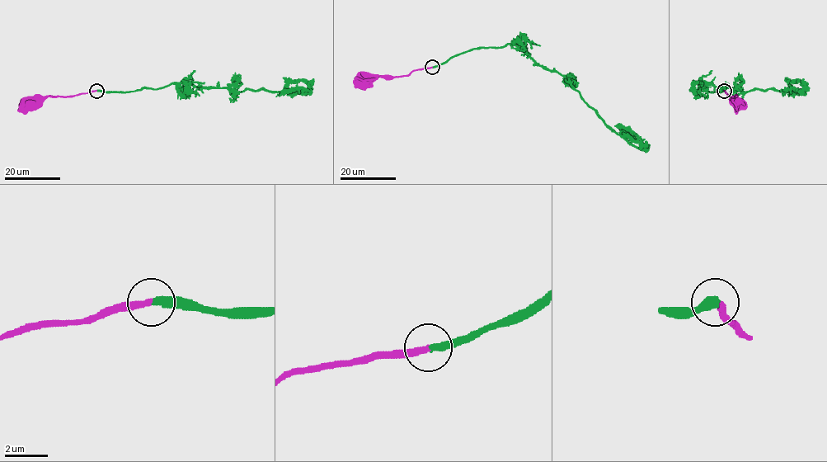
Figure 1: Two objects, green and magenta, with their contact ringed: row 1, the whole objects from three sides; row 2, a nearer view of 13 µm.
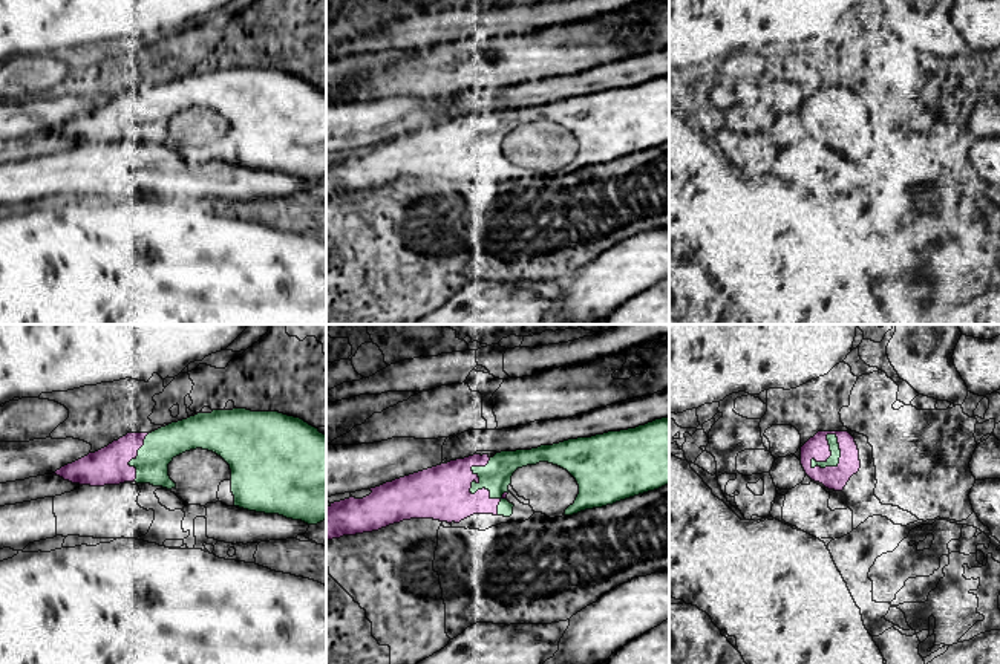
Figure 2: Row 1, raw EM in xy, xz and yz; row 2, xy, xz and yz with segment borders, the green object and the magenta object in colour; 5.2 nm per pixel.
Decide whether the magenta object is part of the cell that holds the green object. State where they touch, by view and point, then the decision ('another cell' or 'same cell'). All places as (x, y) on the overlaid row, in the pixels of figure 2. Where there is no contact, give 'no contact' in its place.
contact xz (470, 491); same cell

